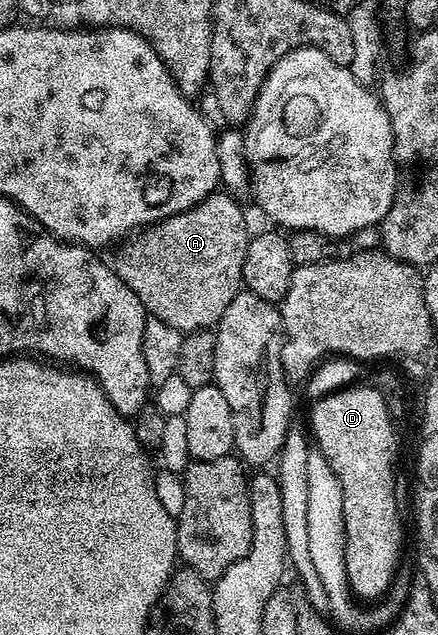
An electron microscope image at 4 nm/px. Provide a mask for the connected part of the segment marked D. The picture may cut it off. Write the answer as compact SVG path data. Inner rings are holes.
M365 385L345 386L341 390L331 390L329 394L315 401L310 411L308 431L317 450L324 453L336 477L340 477L340 485L344 489L346 582L357 598L359 595L362 599L377 601L386 594L394 580L400 566L398 558L402 555L402 515L398 512L398 491L394 488L396 456L390 451L390 423L386 423L382 399L378 399L378 395Z

